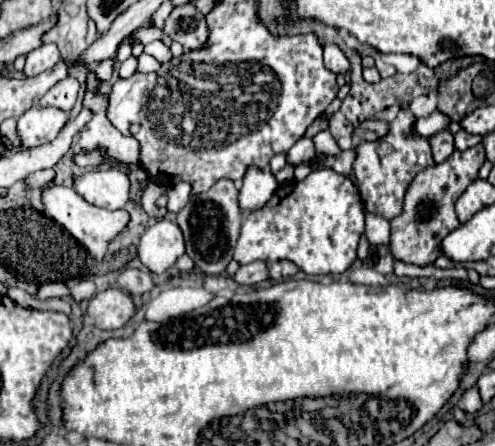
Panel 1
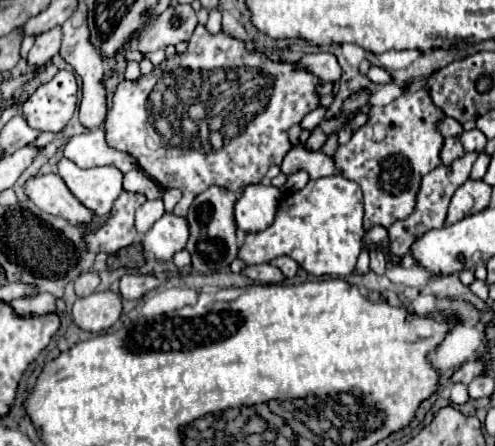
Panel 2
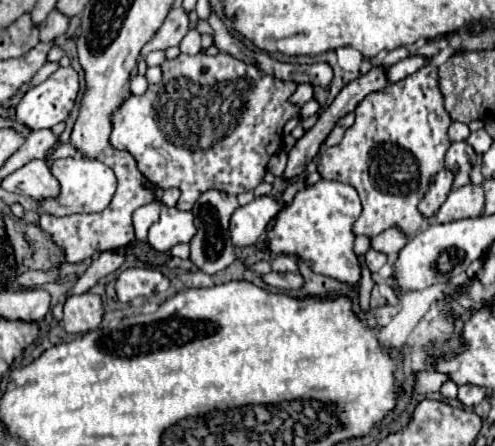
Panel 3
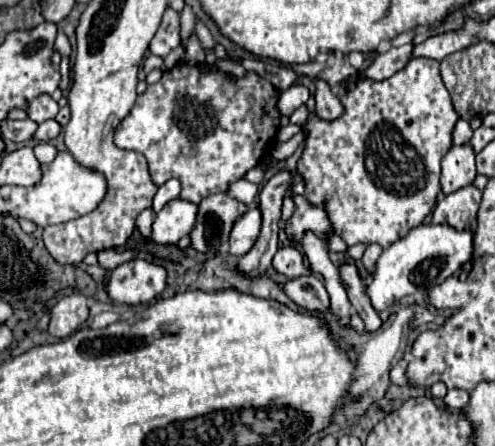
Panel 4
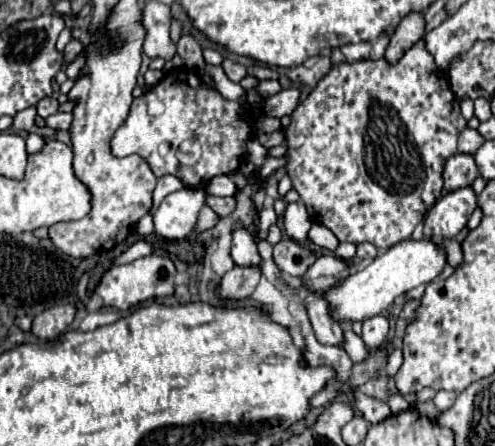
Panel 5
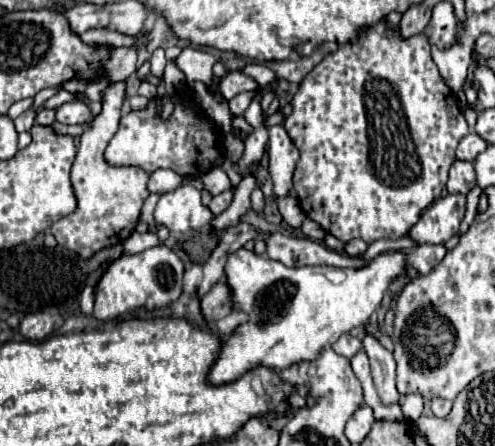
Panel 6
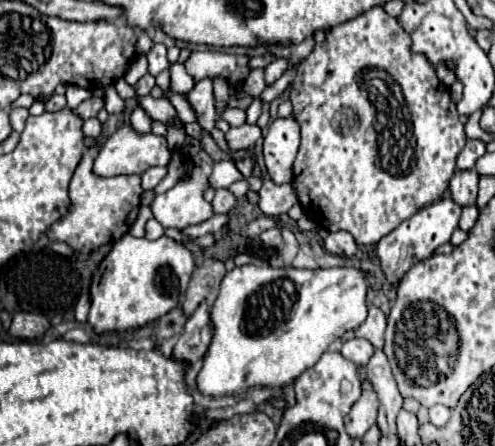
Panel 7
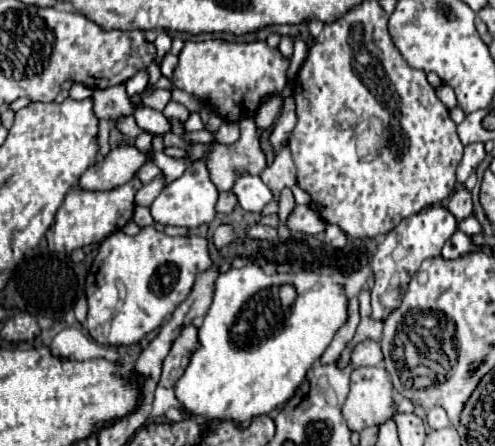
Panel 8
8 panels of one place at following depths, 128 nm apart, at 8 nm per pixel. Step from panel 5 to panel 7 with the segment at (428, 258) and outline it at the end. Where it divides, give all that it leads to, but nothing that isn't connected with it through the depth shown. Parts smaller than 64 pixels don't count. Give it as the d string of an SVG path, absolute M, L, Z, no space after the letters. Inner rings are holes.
M246 264L234 268L222 280L218 298L210 310L212 340L204 356L202 368L196 376L196 390L202 396L222 398L238 396L250 388L272 388L282 390L294 384L300 372L312 368L316 360L328 350L328 346L338 340L346 330L358 328L366 320L366 274L356 268L320 268L320 270L296 270L296 268L256 268ZM284 280L292 280L296 286L296 296L288 296L282 288Z

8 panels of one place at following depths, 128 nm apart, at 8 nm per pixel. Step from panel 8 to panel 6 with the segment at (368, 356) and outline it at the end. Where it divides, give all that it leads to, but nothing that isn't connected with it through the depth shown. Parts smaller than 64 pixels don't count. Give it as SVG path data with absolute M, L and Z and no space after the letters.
M344 334L340 336L334 344L332 344L332 350L338 352L340 356L346 356L346 358L352 358L354 354L358 354L362 350L362 340L360 338L354 338L350 334Z

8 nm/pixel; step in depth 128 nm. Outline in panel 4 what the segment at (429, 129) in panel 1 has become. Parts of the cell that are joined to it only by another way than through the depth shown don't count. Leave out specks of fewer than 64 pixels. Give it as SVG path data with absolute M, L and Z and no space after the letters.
M458 120L456 128L454 128L454 144L468 144L472 138L472 128L468 120Z

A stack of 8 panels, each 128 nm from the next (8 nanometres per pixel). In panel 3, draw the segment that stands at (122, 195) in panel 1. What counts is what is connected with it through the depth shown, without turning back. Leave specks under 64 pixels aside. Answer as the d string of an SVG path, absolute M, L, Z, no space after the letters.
M64 158L64 160L54 160L50 166L52 176L58 180L60 184L60 194L56 198L48 198L48 200L40 200L38 206L42 212L50 214L50 216L70 216L76 212L102 212L114 192L116 192L116 176L114 172L98 162L98 160L88 160L88 158Z

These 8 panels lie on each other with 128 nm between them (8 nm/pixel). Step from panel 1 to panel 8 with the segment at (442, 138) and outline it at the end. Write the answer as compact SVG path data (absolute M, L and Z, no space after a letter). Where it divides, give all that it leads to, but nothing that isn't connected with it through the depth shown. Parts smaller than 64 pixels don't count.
M466 188L454 192L450 202L448 202L448 210L452 212L452 216L456 216L458 222L462 222L464 218L472 216L472 198L470 198L470 192Z

